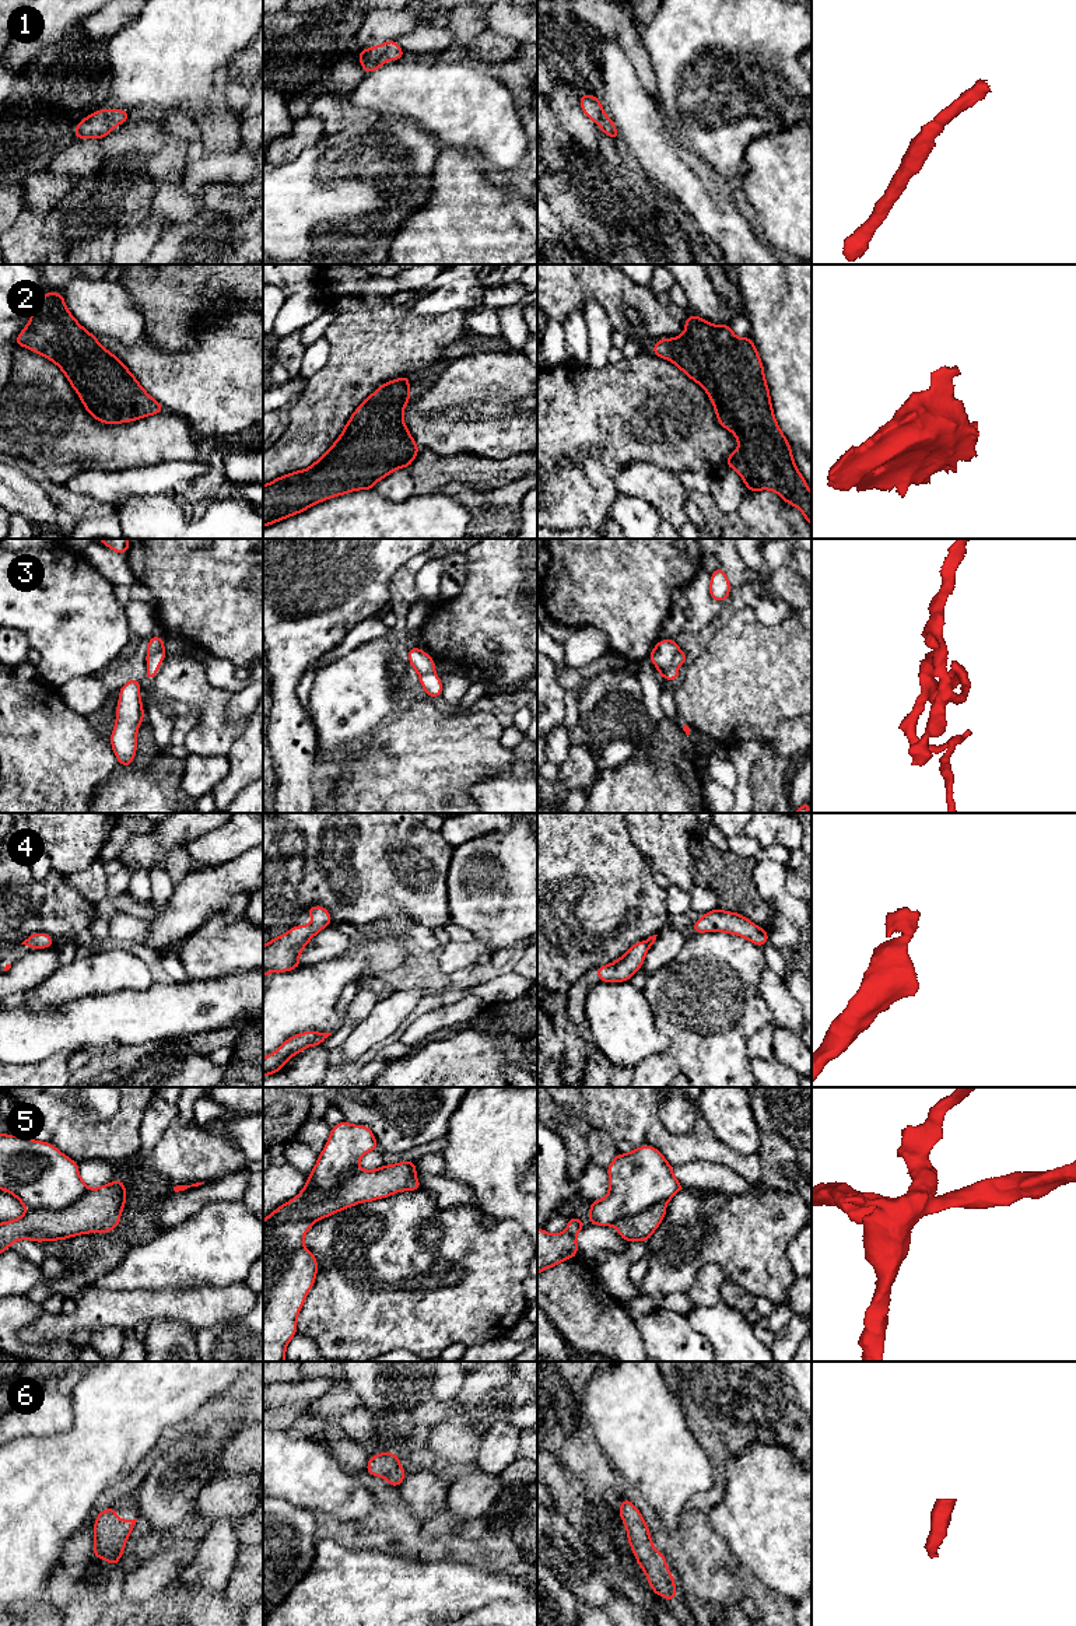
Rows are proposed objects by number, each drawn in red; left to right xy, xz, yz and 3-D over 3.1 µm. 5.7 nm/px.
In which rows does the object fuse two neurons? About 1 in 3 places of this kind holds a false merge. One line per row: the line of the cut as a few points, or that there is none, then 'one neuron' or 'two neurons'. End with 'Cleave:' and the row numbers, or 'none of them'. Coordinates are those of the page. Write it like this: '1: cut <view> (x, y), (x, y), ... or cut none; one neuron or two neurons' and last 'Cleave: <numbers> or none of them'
1: cut none; one neuron
2: cut none; one neuron
3: cut xy (163, 648), (147, 656); two neurons
4: cut none; one neuron
5: cut xy (88, 1188), (76, 1201), (60, 1209), (27, 1209); two neurons
6: cut none; one neuron
Cleave: 3, 5

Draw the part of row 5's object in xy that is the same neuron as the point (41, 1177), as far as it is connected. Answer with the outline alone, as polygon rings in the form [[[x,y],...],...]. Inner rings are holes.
[[[0,1133],[0,1189],[13,1194],[25,1209],[62,1210],[90,1188],[78,1174],[78,1164],[52,1143]]]

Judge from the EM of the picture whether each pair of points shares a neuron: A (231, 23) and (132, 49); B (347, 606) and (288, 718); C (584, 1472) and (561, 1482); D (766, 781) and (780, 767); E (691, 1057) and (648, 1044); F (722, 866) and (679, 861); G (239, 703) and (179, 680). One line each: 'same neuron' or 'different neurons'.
A: same neuron
B: same neuron
C: different neurons
D: same neuron
E: different neurons
F: different neurons
G: different neurons

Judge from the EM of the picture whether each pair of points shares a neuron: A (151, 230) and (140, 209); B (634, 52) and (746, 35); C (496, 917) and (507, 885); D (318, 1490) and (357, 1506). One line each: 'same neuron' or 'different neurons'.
A: different neurons
B: different neurons
C: same neuron
D: same neuron

